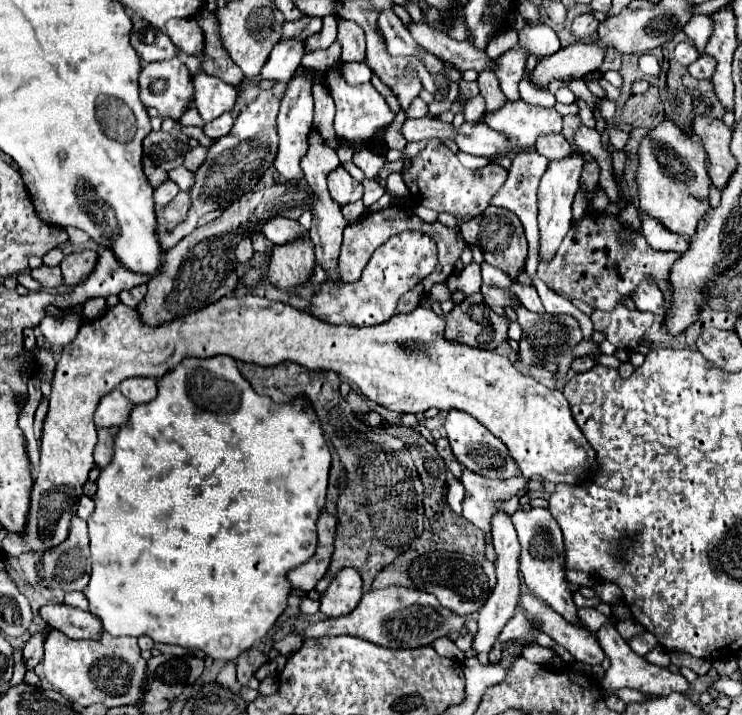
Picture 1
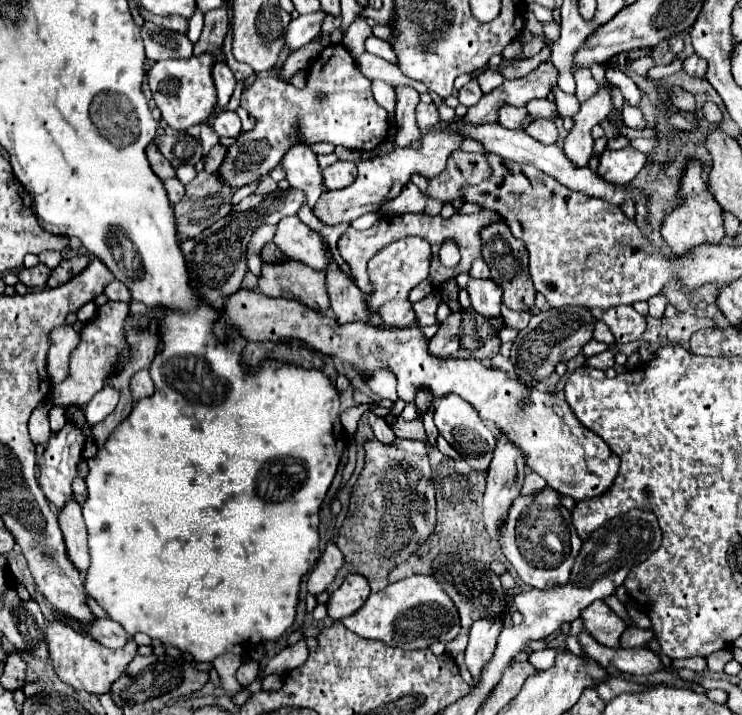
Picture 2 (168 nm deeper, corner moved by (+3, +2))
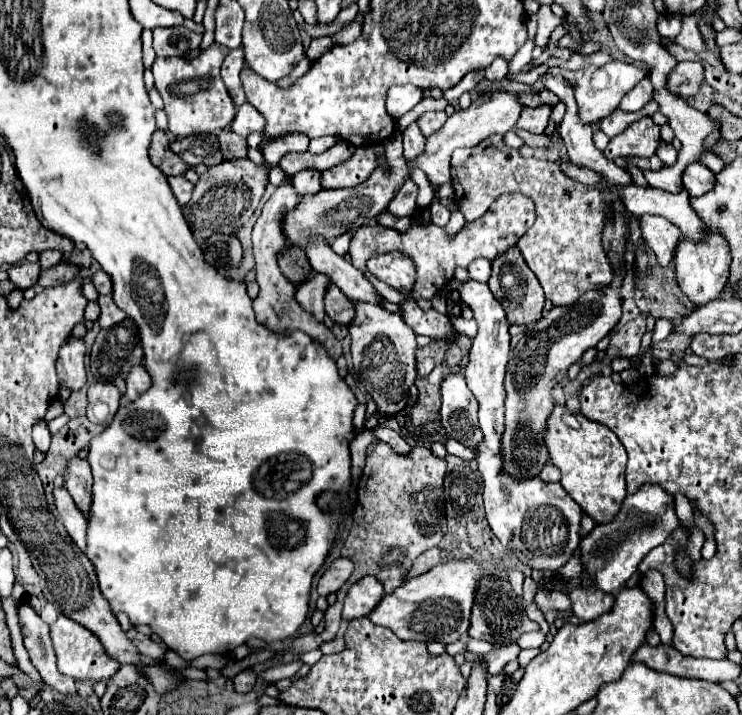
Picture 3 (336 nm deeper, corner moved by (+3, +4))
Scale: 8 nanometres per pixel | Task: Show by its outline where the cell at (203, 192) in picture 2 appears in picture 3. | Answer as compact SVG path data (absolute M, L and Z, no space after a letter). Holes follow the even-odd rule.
M224 160L222 164L208 168L194 186L192 200L182 208L186 222L190 224L196 240L206 240L212 234L236 234L256 212L260 198L268 186L268 172L264 166L252 160Z

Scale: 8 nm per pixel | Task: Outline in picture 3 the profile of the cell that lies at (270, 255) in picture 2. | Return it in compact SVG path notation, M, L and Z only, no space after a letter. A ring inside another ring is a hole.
M288 246L282 250L282 254L278 256L278 264L284 272L284 276L294 284L300 286L302 282L306 282L312 276L312 268L310 262L306 258L306 252L302 248L294 248Z

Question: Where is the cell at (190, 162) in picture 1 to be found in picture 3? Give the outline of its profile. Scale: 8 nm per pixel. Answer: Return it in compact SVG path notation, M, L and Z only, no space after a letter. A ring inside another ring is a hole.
M230 128L222 130L218 134L220 146L222 146L222 154L226 160L234 160L234 158L246 158L248 156L248 142L246 138L234 134Z

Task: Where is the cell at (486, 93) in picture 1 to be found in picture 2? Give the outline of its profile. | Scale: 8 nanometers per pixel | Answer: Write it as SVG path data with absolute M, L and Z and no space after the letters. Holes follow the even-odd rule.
M504 104L498 110L498 124L502 124L504 128L522 128L522 116L528 116L526 108Z

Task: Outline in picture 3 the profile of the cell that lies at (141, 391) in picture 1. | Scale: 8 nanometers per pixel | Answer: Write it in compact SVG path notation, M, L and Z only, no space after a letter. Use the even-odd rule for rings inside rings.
M134 366L126 378L126 398L136 400L140 394L144 394L150 388L150 376L144 370L144 366Z

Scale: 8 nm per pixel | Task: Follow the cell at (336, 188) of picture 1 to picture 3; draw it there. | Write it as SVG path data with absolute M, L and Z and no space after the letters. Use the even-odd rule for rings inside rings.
M356 148L352 158L322 172L322 188L358 186L374 172L374 168L376 168L374 154L366 154L366 148Z

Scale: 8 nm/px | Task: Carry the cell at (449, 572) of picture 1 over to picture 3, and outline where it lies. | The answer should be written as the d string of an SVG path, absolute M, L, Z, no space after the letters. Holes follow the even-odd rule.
M500 578L482 580L480 588L478 588L478 598L476 598L476 604L474 604L474 610L472 610L468 636L476 638L476 640L486 640L494 648L500 648L500 646L518 642L518 638L524 632L530 632L530 630L538 630L538 624L532 622L526 616L522 600L516 596L516 592L512 590L510 582L508 580L500 580Z

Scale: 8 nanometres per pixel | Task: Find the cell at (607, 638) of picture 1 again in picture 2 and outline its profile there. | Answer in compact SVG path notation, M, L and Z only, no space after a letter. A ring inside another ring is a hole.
M602 600L590 604L586 612L582 612L584 628L590 636L608 648L620 648L620 636L626 630L626 622L618 618Z

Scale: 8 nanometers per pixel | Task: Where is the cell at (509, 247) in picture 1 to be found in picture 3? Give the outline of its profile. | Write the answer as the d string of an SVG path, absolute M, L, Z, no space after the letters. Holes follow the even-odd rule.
M516 246L492 262L492 276L488 280L488 286L494 294L494 298L502 304L510 324L526 324L528 326L542 318L542 308L544 308L542 286L540 286L538 278L534 278L532 270L526 266L526 262L524 262L522 254L516 250Z

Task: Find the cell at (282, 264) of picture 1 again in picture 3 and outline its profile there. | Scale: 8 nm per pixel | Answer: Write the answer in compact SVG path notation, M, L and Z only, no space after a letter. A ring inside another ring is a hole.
M330 284L330 290L326 292L326 314L342 326L348 326L354 320L354 302L350 302L342 290L338 290L338 286Z

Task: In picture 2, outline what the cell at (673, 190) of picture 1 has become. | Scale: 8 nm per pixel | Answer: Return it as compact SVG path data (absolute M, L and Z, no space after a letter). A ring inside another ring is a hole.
M690 158L682 178L680 178L680 192L678 192L678 200L676 204L670 208L670 212L664 214L664 220L660 224L660 234L666 240L666 244L670 246L670 250L674 254L686 254L692 246L698 244L716 244L722 240L724 236L724 228L722 228L722 208L720 204L714 200L708 182L704 180L704 172L702 172L702 164L698 162L698 158Z

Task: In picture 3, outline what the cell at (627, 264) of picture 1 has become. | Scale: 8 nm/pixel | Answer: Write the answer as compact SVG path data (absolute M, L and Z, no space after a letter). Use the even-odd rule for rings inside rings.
M494 134L472 148L458 148L452 154L454 200L466 222L480 218L492 200L504 192L522 192L536 204L536 222L518 240L528 268L540 280L546 298L554 306L576 302L586 290L600 290L614 278L608 254L602 250L604 214L602 196L596 188L584 186L564 174L558 162L524 158L504 144L504 136Z

